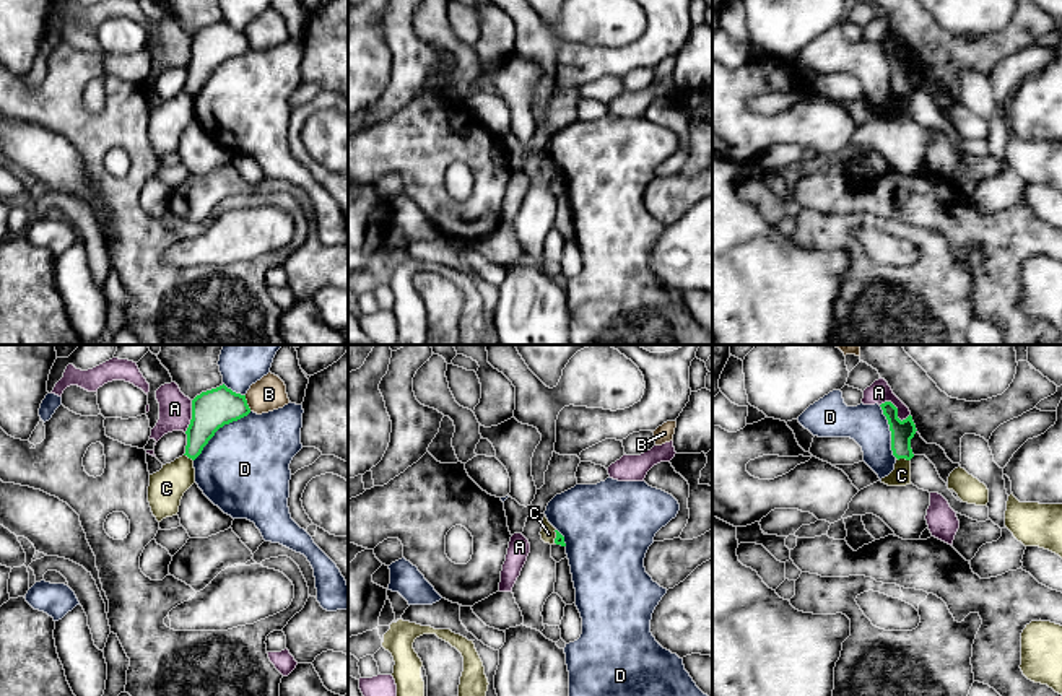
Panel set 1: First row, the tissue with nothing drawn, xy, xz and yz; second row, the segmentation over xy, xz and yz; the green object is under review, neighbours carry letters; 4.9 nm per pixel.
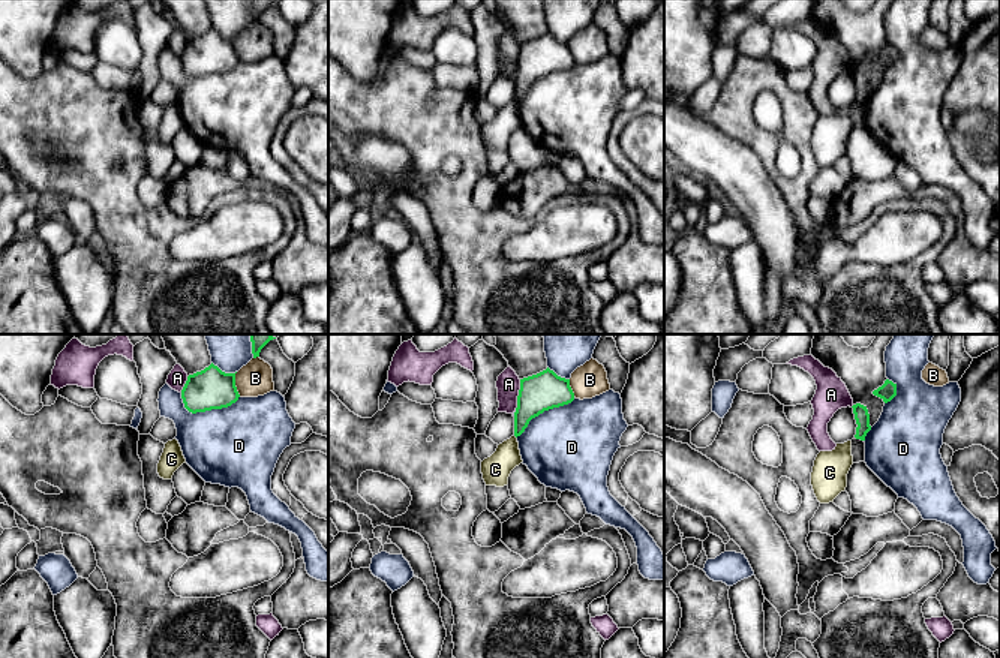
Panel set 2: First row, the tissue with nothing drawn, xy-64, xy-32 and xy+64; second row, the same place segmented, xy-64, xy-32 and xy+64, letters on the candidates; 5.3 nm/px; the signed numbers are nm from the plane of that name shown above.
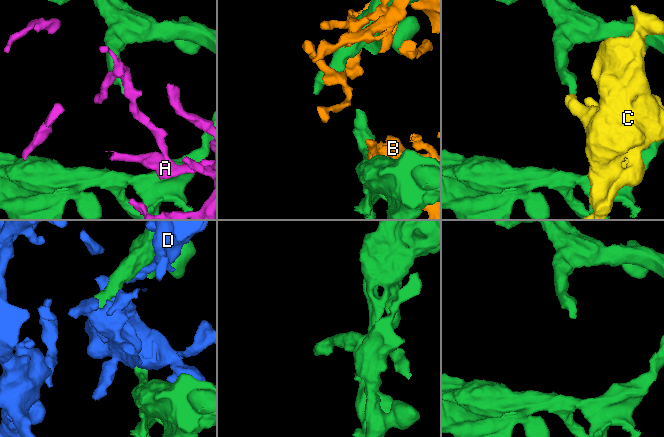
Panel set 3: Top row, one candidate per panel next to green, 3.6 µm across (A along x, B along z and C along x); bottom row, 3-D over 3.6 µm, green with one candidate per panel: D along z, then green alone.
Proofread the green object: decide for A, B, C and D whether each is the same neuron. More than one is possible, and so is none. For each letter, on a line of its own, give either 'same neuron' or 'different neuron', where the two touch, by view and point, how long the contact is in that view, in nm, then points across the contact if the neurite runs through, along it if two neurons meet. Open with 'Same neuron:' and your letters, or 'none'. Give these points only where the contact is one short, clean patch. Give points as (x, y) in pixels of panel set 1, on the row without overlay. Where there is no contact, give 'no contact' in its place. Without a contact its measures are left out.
Same neuron: none
A: different neuron; contact yz (896, 46); length 160 nm; border yz (880, 39), (890, 38), (901, 56), (909, 51)
B: different neuron; contact xy (246, 39); length 90 nm
C: different neuron; contact yz (903, 93); length 70 nm; border yz (896, 93), (909, 96)
D: different neuron; contact xy (218, 64); length 380 nm

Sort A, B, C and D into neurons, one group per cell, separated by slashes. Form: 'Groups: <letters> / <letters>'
Groups: A B / C / D

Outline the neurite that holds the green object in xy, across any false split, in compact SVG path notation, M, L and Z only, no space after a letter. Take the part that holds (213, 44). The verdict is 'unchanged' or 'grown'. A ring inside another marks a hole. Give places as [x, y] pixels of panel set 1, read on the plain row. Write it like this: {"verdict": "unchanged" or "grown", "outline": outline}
{"verdict": "unchanged", "outline": "M224 20L202 28L192 36L192 55L185 67L185 89L195 96L215 68L250 49L246 31L236 29Z"}

